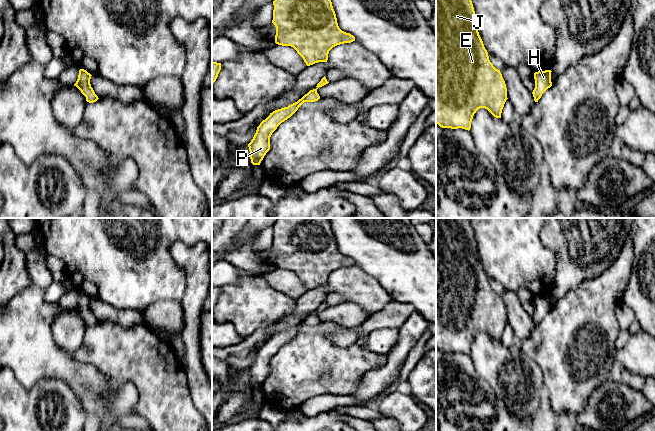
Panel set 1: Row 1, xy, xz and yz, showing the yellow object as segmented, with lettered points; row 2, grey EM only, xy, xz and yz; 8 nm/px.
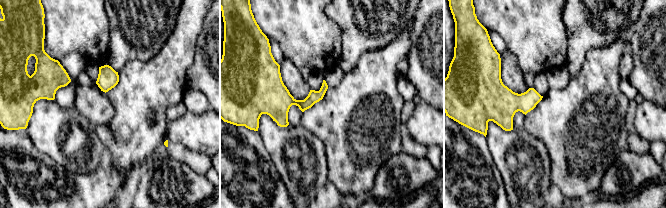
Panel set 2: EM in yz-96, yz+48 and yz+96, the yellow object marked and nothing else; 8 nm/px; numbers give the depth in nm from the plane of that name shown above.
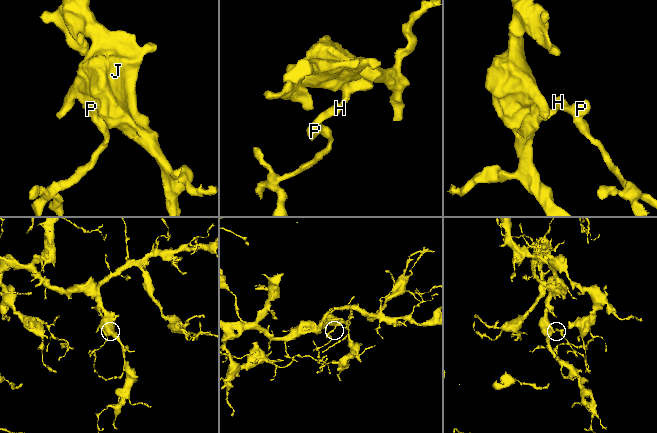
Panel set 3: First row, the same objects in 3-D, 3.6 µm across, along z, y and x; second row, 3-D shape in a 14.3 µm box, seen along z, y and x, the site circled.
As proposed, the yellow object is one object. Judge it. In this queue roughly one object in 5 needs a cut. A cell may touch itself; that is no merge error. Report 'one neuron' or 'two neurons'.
one neuron

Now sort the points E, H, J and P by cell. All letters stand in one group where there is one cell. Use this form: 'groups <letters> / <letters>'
groups E H J P

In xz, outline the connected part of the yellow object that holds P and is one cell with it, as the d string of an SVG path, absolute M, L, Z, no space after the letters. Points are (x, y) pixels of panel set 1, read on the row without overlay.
M324 300L317 308L316 313L310 314L301 323L288 331L273 335L265 344L260 347L253 363L248 368L250 383L253 389L260 389L266 377L270 374L270 361L277 351L282 346L290 342L304 326L318 325L320 320L317 317L317 313L328 307L329 306Z

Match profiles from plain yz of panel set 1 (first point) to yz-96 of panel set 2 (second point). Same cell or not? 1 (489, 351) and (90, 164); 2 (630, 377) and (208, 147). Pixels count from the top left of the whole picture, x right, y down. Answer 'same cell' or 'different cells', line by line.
1: same cell
2: different cells

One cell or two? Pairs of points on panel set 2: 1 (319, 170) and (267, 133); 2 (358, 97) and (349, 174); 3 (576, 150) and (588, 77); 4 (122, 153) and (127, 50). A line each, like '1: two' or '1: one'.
1: one
2: one
3: one
4: two

